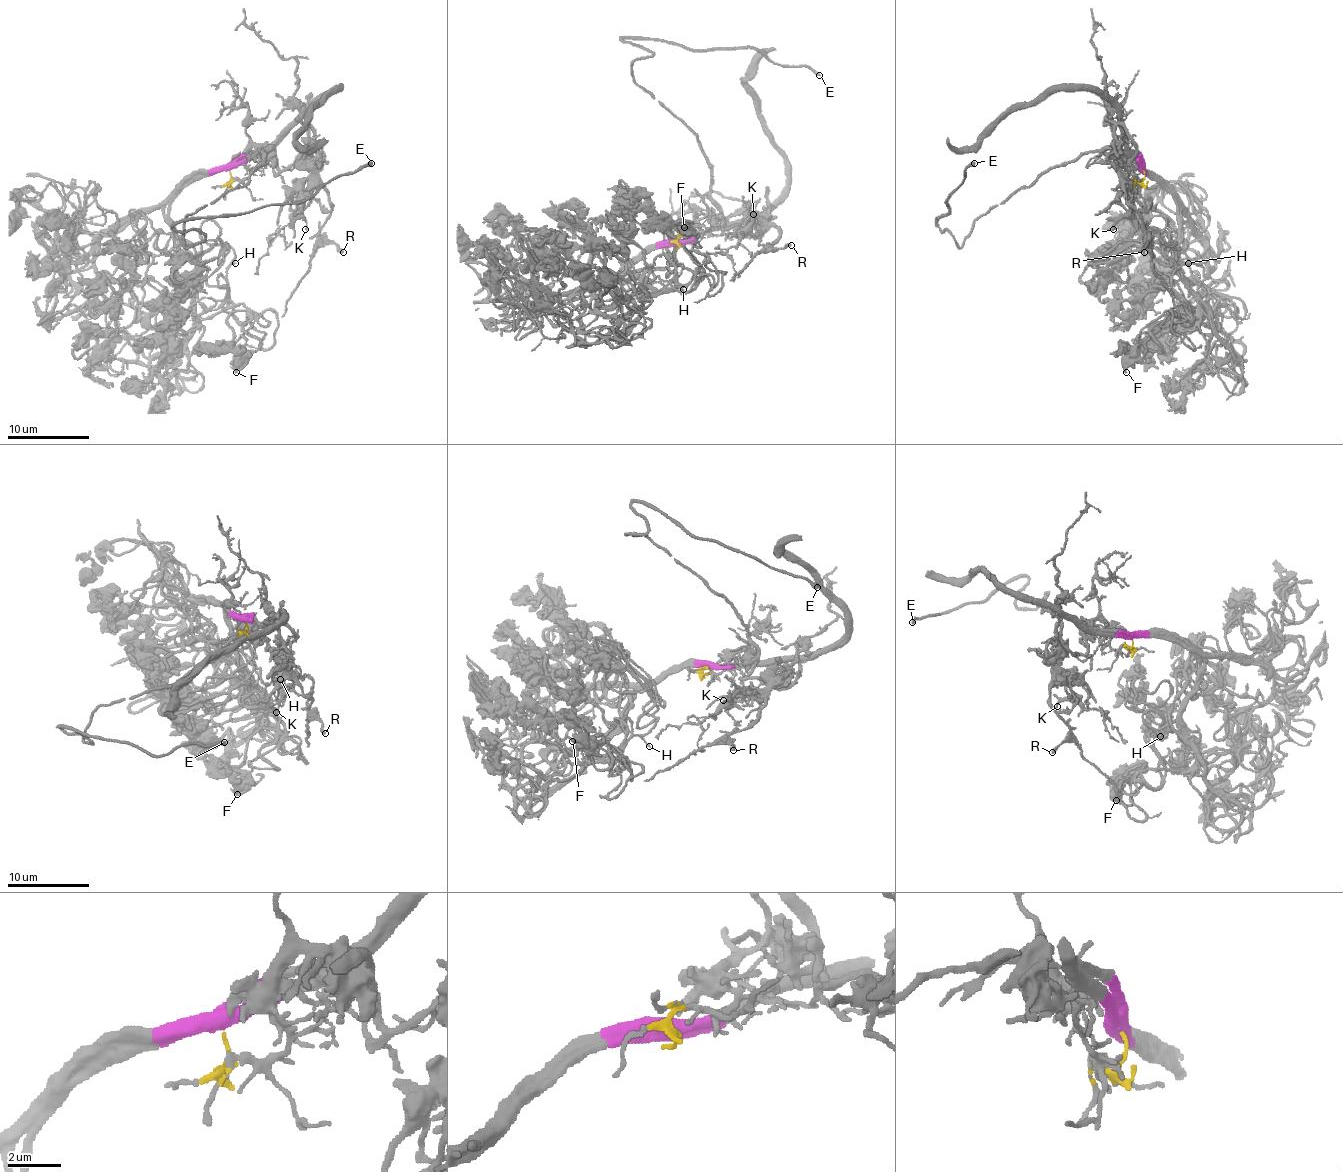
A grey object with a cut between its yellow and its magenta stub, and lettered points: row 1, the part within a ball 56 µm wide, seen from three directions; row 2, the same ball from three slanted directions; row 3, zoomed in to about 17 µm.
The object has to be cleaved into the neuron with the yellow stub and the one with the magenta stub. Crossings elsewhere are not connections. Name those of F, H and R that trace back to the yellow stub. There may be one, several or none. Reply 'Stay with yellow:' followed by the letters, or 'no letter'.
Stay with yellow: R

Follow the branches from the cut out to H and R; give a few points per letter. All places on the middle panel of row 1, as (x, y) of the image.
H: (677, 244), (648, 248), (618, 279), (646, 279), (644, 273), (661, 254), (669, 260), (669, 271), (683, 289)
R: (677, 244), (681, 236), (738, 226), (759, 236), (757, 215), (777, 230), (769, 246), (791, 244)

